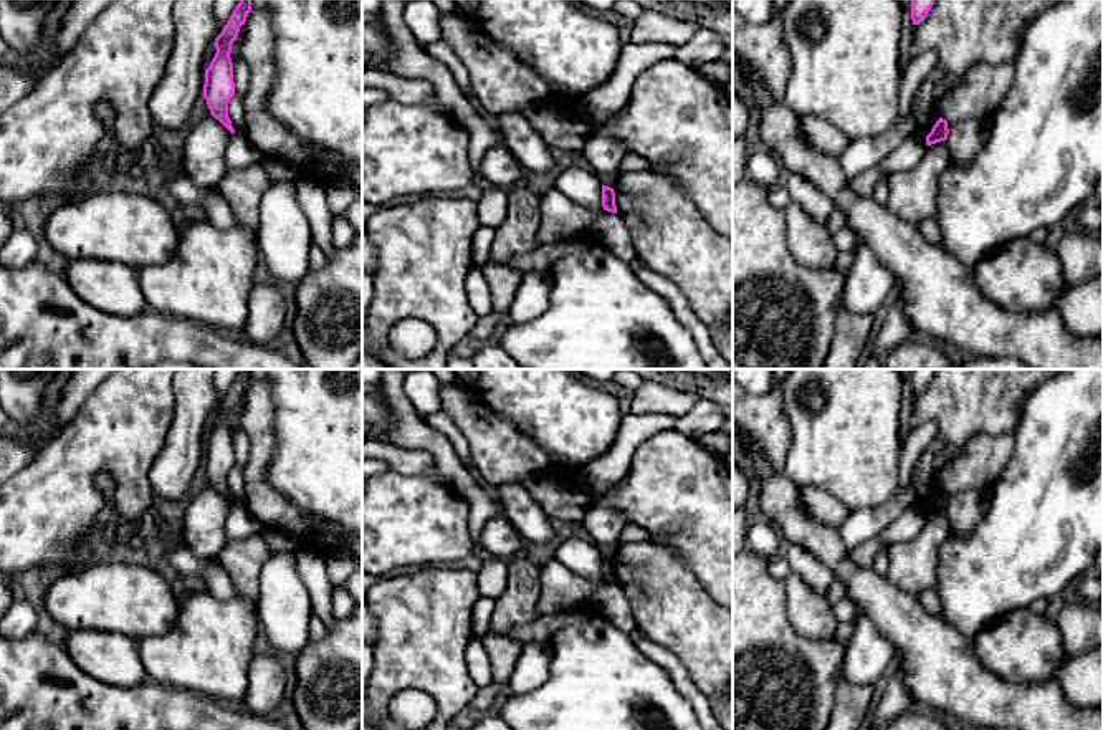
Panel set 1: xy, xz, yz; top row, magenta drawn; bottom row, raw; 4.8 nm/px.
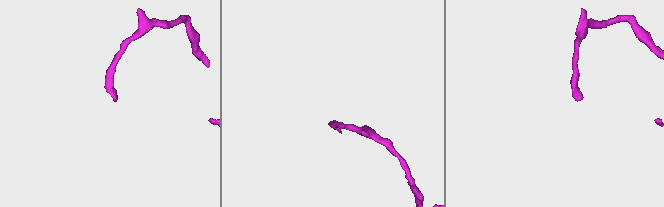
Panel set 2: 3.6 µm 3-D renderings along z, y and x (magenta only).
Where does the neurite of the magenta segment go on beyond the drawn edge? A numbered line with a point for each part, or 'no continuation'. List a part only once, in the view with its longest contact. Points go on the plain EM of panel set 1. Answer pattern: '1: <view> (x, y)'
no continuation

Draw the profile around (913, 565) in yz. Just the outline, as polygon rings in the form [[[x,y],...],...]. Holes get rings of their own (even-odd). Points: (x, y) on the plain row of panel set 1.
[[[948,511],[926,516],[916,538],[895,543],[886,550],[890,563],[885,578],[916,598],[924,589],[938,589],[939,548],[953,530]]]

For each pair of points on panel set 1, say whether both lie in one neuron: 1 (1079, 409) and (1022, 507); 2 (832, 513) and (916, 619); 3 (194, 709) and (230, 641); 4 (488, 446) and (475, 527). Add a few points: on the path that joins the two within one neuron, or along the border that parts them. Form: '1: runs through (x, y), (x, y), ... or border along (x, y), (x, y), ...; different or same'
1: runs through (1079, 434), (1059, 470), (1047, 482); same
2: border along (802, 505), (809, 515), (835, 528); different
3: border along (164, 684), (174, 689), (197, 691), (238, 705); different
4: border along (482, 484), (490, 490); different

